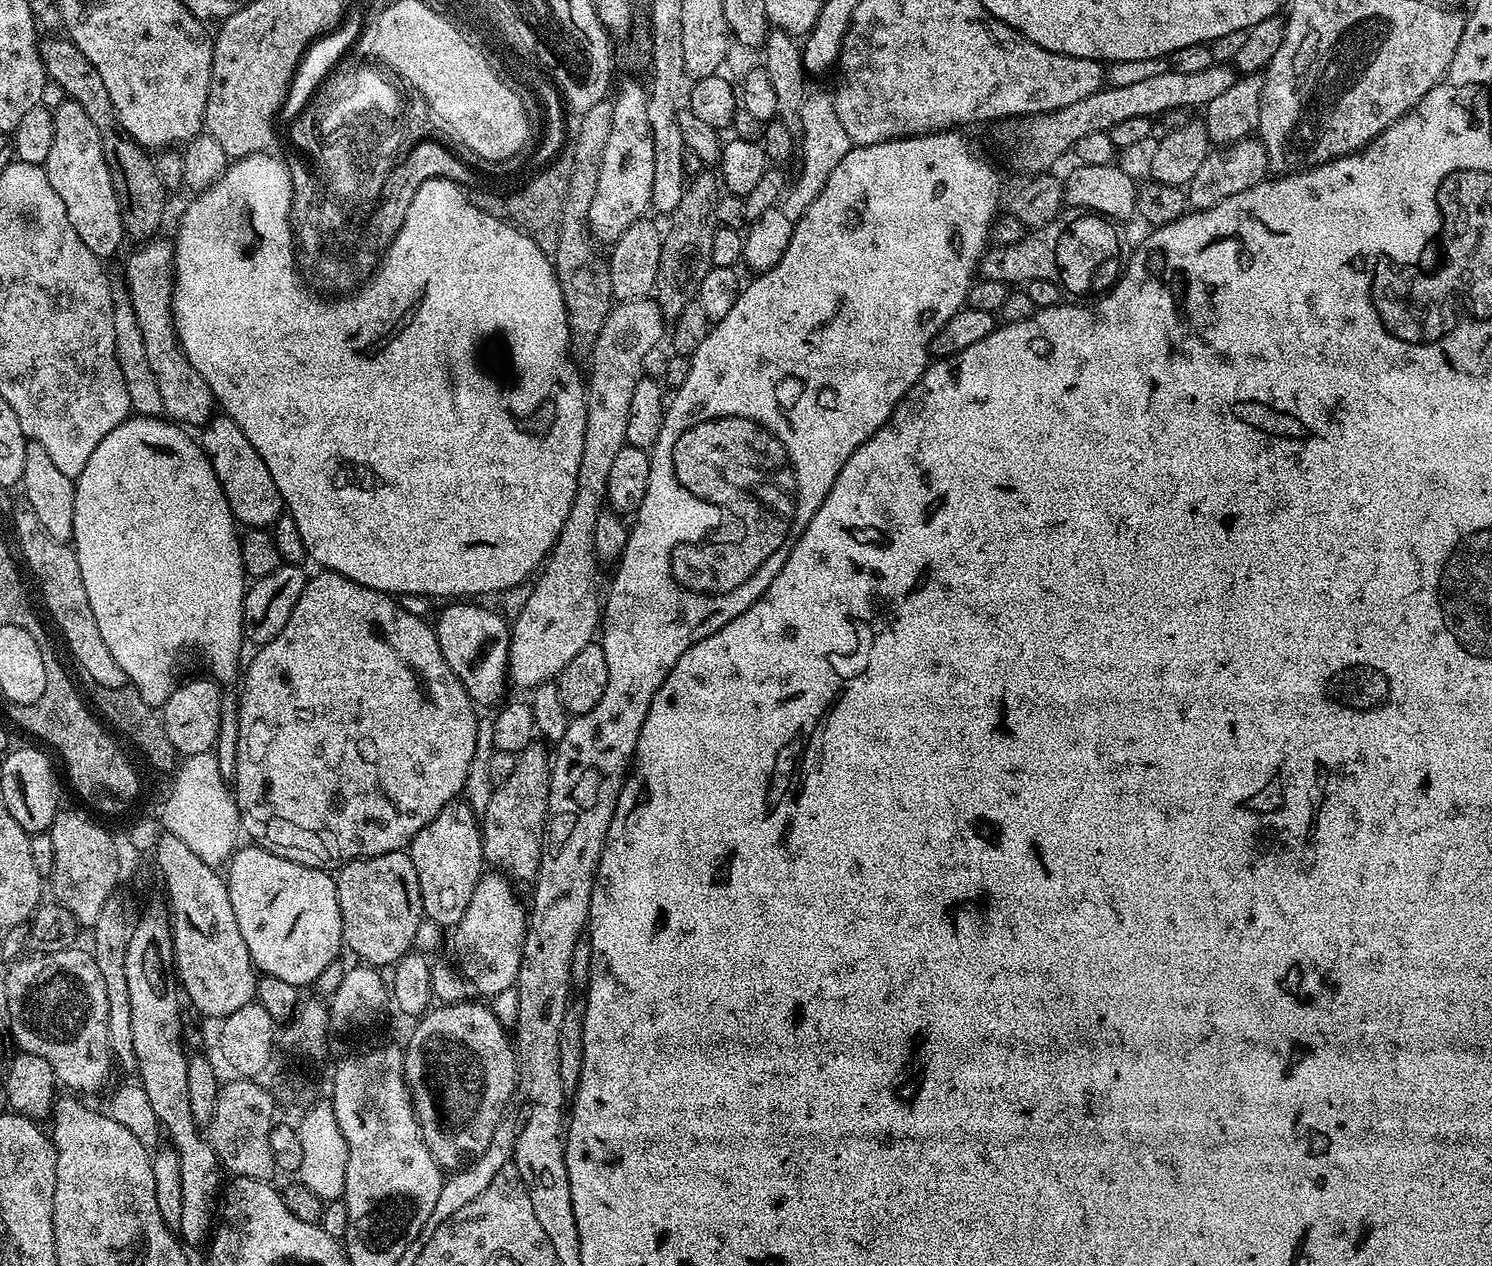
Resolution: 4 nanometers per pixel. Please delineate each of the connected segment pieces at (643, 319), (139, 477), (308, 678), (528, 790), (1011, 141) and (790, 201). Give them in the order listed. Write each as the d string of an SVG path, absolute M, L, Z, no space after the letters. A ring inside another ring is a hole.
M645 298L617 303L598 334L598 342L594 342L590 357L592 369L586 372L588 417L582 462L578 470L578 486L574 494L574 506L570 506L570 514L562 526L560 536L556 539L552 551L549 552L542 571L535 577L532 593L527 599L525 609L510 624L512 641L508 651L508 678L513 685L516 683L520 688L533 690L539 684L555 681L566 666L566 662L574 659L574 654L578 654L582 646L593 643L601 627L602 600L599 595L596 597L598 559L594 546L594 526L598 526L598 516L606 504L610 465L613 464L614 458L618 458L618 450L626 447L626 418L630 418L630 401L634 394L634 386L638 386L641 376L644 375L646 354L650 354L650 350L661 343L660 339L663 336L665 339L666 319L660 312L655 299Z
M133 415L118 426L114 426L114 430L110 430L110 434L106 434L106 438L98 442L98 450L90 454L86 470L82 470L82 474L75 477L74 483L76 497L74 534L71 543L76 550L78 566L82 566L82 582L86 582L86 594L90 597L90 607L93 608L94 618L98 621L98 630L106 642L106 647L110 649L110 654L114 654L114 662L118 662L122 670L126 670L128 684L135 688L136 693L145 702L153 706L162 706L185 678L192 678L197 674L207 674L221 686L232 686L232 683L235 685L242 672L240 651L246 644L244 638L246 577L240 553L241 533L238 531L236 520L232 517L230 502L226 502L226 494L222 494L218 474L214 474L214 466L200 448L197 437L167 418Z
M320 570L317 573L316 577L313 575L309 579L308 585L302 590L302 598L298 598L294 614L290 614L290 622L282 626L282 634L278 634L278 638L274 638L269 644L259 645L256 657L243 669L242 683L238 688L240 729L234 795L240 811L240 826L246 836L248 832L249 838L252 839L249 841L307 868L336 870L362 856L377 856L407 849L410 841L418 834L418 830L426 827L446 805L463 793L464 783L467 782L467 775L470 774L470 766L474 761L478 713L476 714L474 702L468 696L462 682L454 674L454 670L450 670L446 658L442 658L435 627L429 621L427 624L422 617L415 616L408 608L403 608L399 604L401 601L387 592L367 588L337 572ZM292 766L306 768L306 770L294 768L294 772L308 772L310 768L310 776L314 772L314 776L320 776L320 782L314 784L300 782L300 776L292 774ZM331 820L332 844L311 844L308 839L315 832L322 831L324 824L330 823Z
M534 742L516 756L514 770L493 787L489 805L479 821L484 859L513 882L535 881L544 845L544 822L548 818L548 783L552 777L550 752Z
M1213 62L1206 70L1198 74L1182 74L1166 71L1155 78L1146 78L1143 82L1134 82L1130 86L1105 86L1099 92L1074 102L1074 106L1059 108L1053 112L1040 112L1036 116L1022 116L1005 123L1000 132L1000 144L1008 155L1008 160L1016 168L1028 172L1024 174L1044 174L1059 156L1064 156L1075 149L1076 143L1084 136L1109 132L1118 122L1126 118L1163 117L1171 108L1203 109L1214 98L1226 94L1238 76L1228 64Z
M816 92L805 95L802 102L802 138L798 142L799 155L804 155L800 160L800 173L796 176L796 181L791 181L790 187L784 192L782 203L779 205L782 214L790 218L793 222L800 220L806 210L822 194L822 186L826 186L826 178L830 178L830 170L846 158L846 154L854 147L850 134L846 134L846 129L842 127L842 121L838 119L836 101L831 95L824 92Z

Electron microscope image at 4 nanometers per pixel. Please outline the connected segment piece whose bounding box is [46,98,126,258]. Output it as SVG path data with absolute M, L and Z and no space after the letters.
M65 98L54 109L52 117L54 142L50 145L50 158L46 165L50 186L54 186L58 198L62 198L62 206L66 206L70 226L74 226L78 238L82 238L94 255L101 258L112 256L126 240L126 233L118 194L110 178L110 166L106 166L102 138L98 138L90 114L86 114L78 102Z

